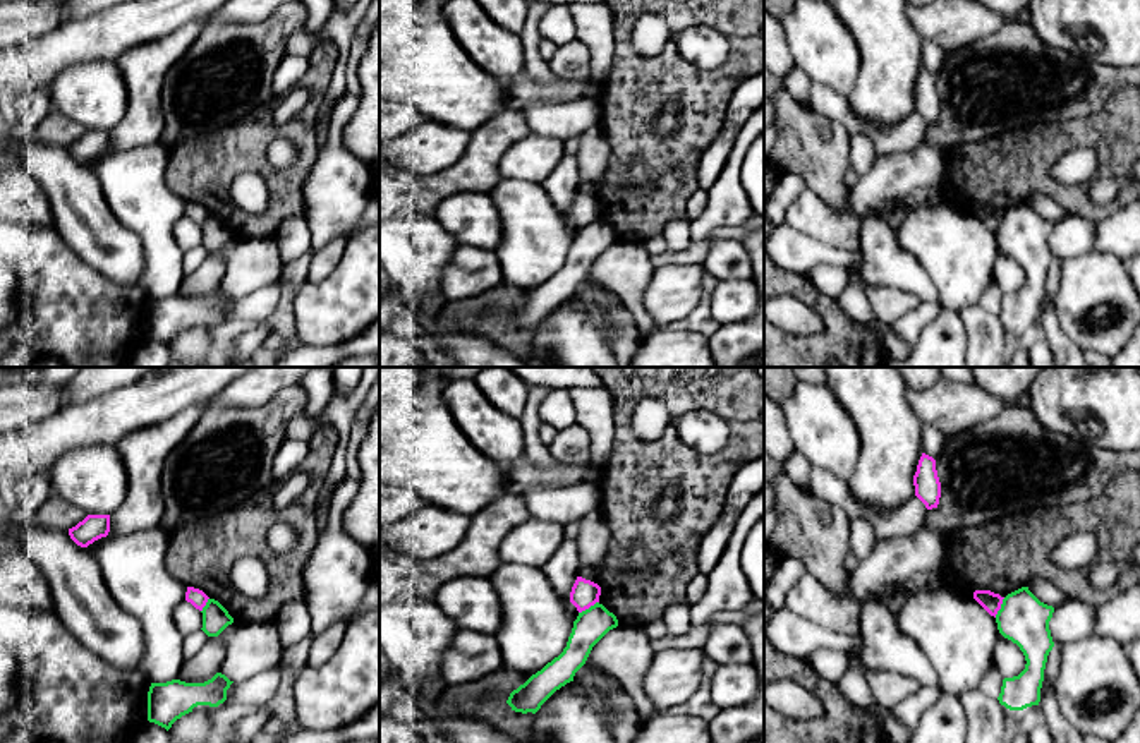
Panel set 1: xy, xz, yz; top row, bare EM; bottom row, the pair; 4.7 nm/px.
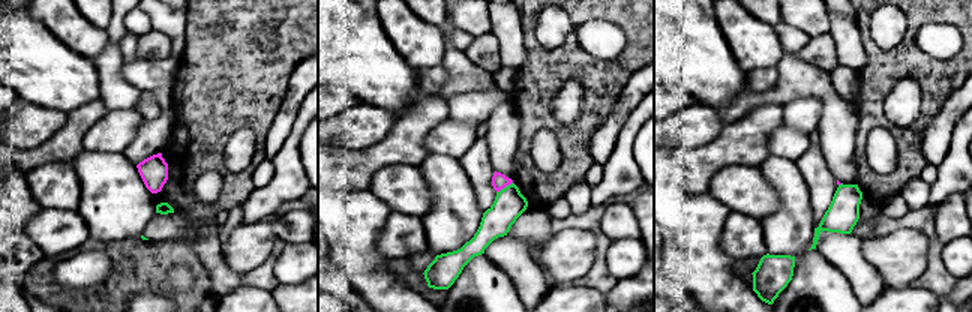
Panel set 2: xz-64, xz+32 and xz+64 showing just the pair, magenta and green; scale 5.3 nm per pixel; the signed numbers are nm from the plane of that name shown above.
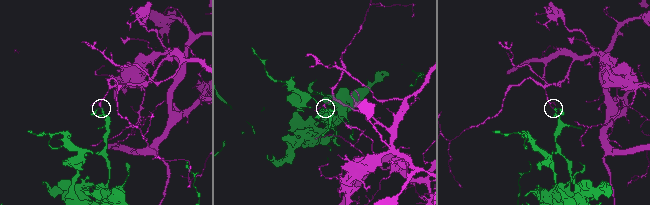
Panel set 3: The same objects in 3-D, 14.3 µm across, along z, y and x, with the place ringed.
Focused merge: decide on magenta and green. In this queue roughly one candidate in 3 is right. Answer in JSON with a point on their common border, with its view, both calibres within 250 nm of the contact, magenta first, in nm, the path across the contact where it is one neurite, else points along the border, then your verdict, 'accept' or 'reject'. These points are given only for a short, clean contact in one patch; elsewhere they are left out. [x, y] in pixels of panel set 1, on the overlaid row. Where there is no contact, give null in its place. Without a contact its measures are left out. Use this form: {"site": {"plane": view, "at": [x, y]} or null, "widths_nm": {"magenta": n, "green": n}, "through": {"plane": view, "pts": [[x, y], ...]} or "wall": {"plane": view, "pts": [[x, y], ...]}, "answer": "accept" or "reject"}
{"site": {"plane": "xz", "at": [588, 608]}, "widths_nm": {"magenta": 130, "green": 160}, "wall": {"plane": "xz", "pts": [[598, 601], [579, 613]]}, "answer": "reject"}

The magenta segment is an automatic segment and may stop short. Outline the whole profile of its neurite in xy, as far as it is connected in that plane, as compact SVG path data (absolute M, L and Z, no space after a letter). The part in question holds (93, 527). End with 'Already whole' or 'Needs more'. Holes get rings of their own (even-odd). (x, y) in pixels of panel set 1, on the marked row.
M88 515L76 527L69 529L70 539L81 547L88 547L94 541L106 537L108 532L110 515Z. Already whole

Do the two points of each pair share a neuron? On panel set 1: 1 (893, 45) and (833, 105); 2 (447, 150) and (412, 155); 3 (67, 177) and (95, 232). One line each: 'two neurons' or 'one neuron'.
1: two neurons
2: one neuron
3: one neuron

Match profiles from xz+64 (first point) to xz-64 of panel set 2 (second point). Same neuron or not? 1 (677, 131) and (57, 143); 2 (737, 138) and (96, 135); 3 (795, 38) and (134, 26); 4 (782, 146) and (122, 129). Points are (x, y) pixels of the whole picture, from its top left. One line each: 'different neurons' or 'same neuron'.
1: different neurons
2: different neurons
3: different neurons
4: same neuron

